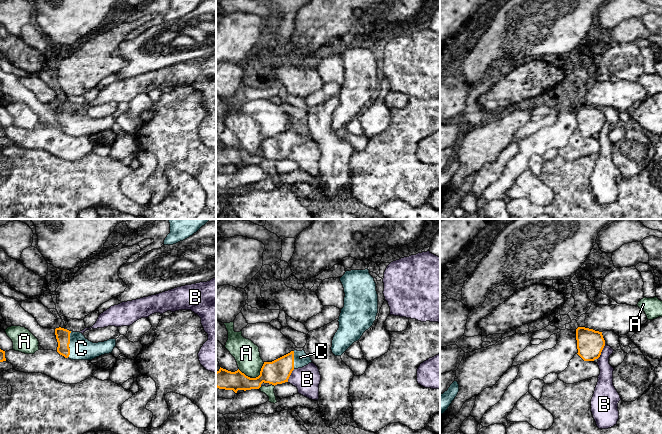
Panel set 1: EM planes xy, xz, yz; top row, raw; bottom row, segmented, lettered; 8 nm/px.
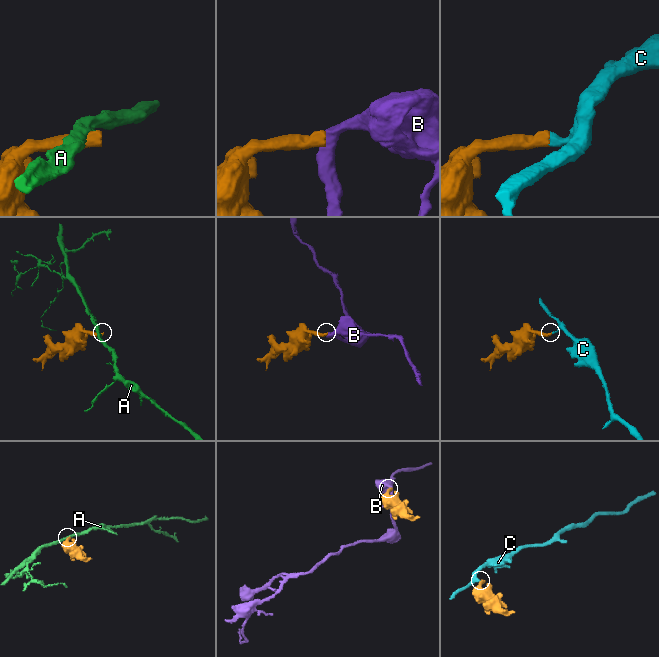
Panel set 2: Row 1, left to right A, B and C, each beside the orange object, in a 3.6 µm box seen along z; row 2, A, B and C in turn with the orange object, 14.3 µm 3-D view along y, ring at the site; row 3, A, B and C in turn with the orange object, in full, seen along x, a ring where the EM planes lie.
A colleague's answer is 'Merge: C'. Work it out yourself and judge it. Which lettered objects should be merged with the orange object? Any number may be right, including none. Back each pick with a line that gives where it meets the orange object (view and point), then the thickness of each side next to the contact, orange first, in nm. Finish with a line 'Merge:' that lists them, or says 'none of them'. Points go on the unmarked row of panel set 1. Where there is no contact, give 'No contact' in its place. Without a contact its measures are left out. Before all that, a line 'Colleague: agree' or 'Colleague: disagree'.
Colleague: agree
C: Touches orange at xy (69, 119). Thickness 110 nm (orange) against 180 nm
Merge: C

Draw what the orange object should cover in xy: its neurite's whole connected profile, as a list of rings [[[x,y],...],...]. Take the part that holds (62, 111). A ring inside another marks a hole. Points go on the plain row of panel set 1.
[[[56,104],[55,111],[58,118],[57,128],[71,136],[92,136],[104,130],[112,129],[116,122],[116,115],[93,119],[80,108]]]

